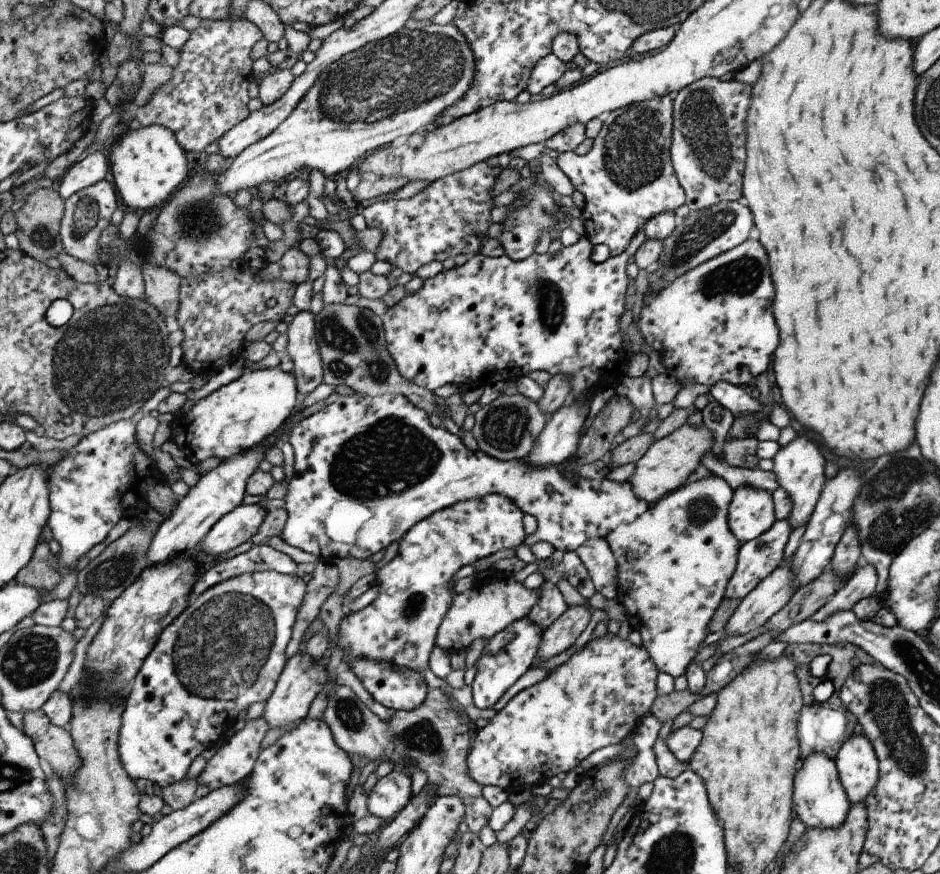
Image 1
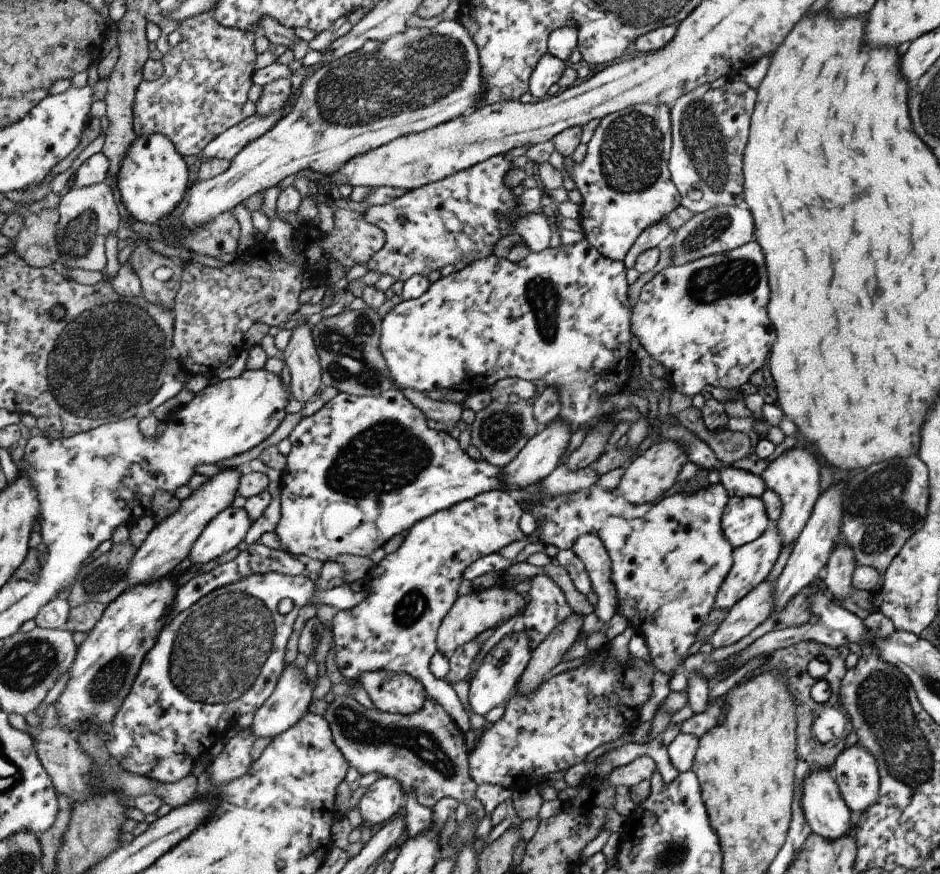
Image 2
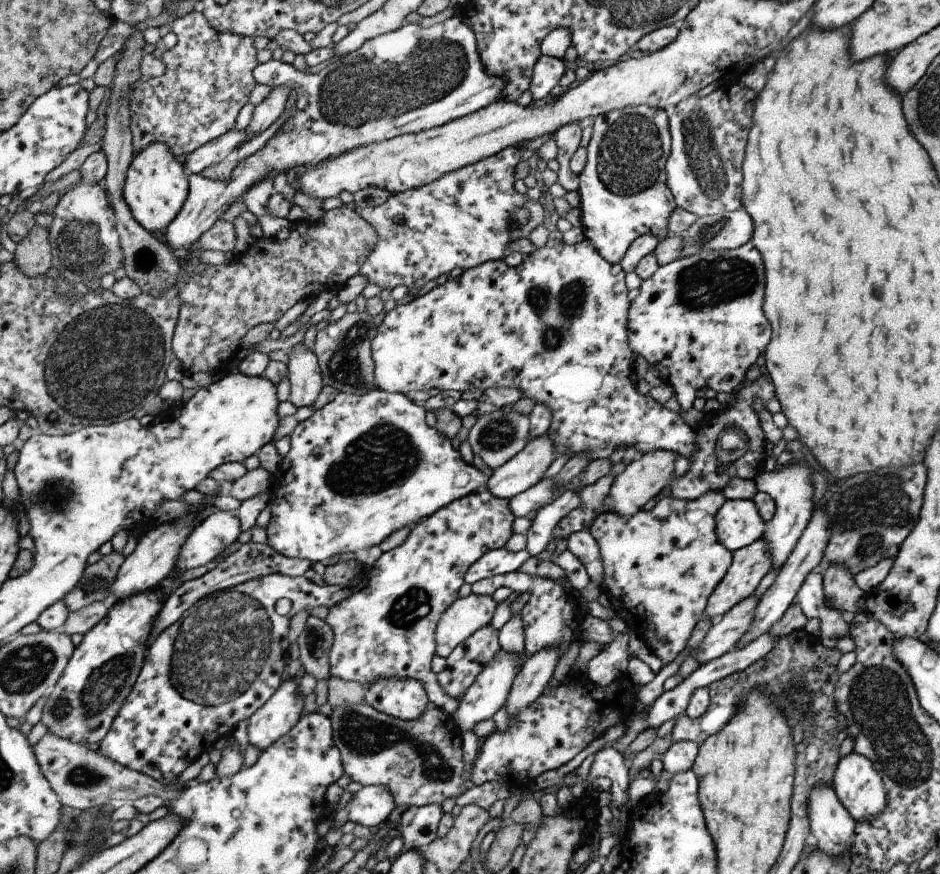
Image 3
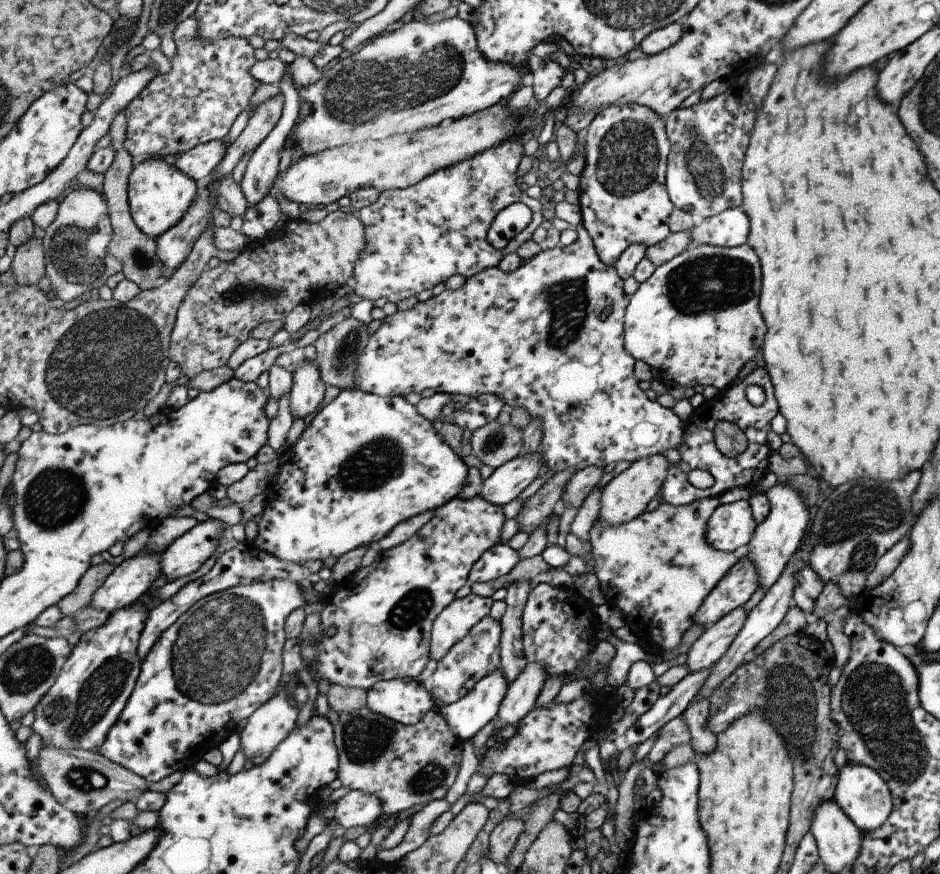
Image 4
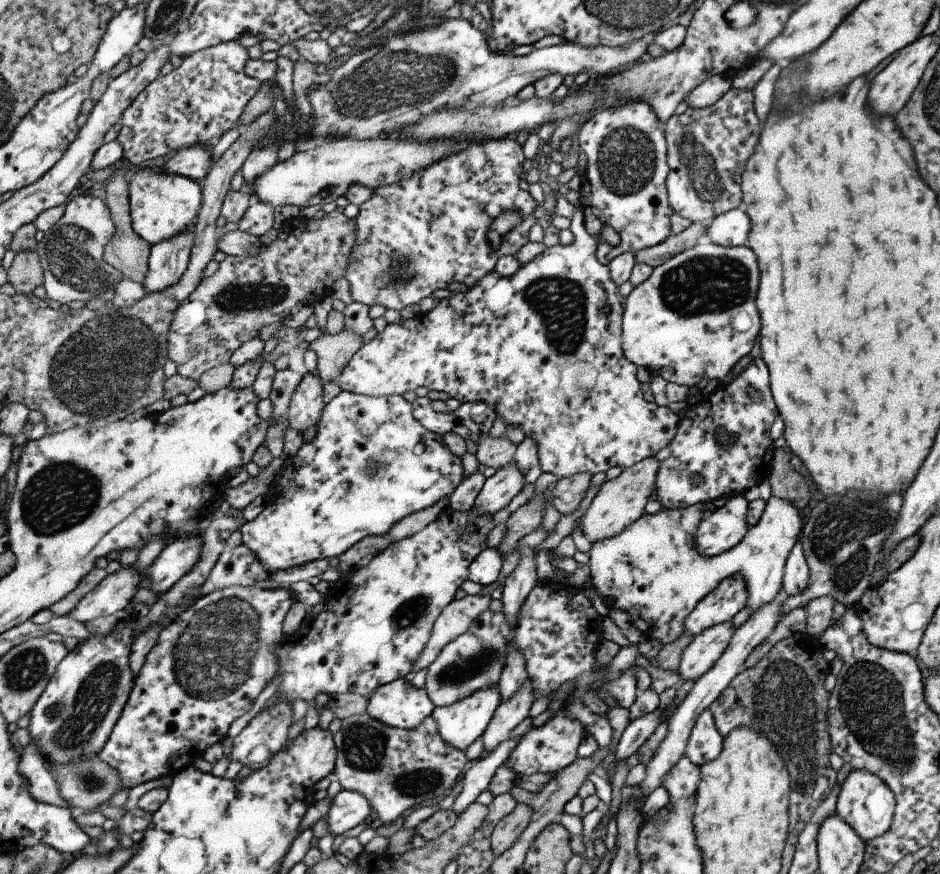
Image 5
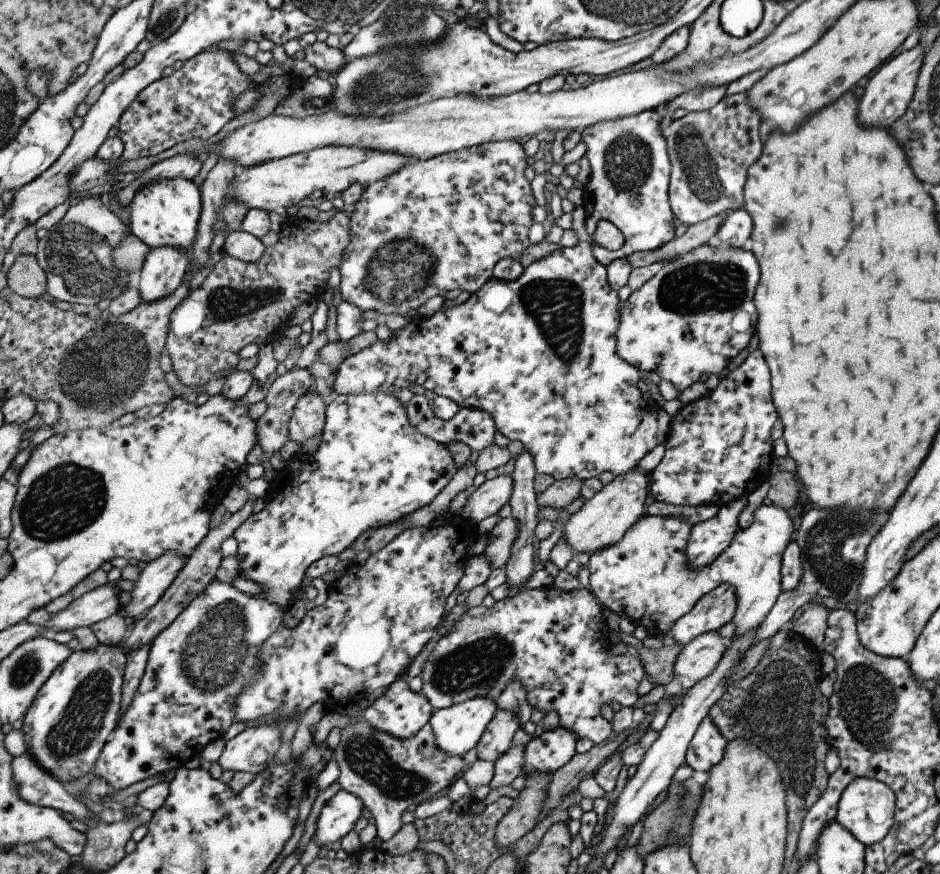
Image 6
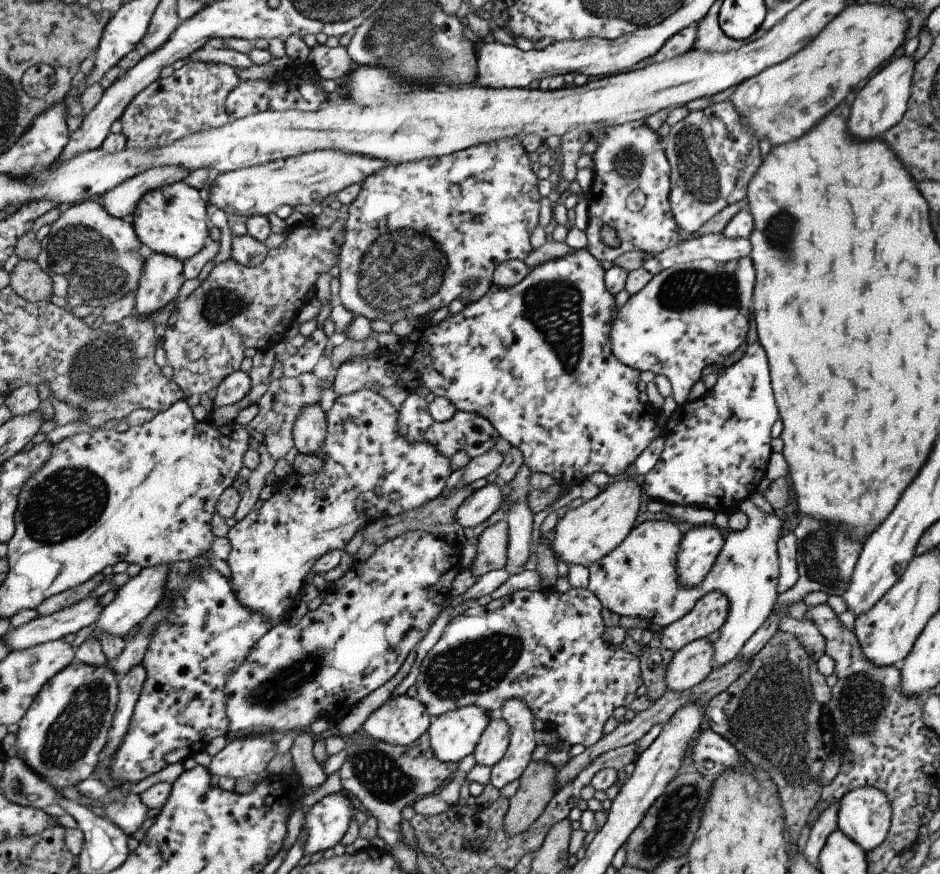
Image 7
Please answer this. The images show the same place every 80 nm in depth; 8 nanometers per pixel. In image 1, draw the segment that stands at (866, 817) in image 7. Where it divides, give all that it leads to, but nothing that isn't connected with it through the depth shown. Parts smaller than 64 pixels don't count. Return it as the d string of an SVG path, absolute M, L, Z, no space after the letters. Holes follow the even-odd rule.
M863 733L850 734L833 759L850 804L871 794L878 779L878 762L870 740Z

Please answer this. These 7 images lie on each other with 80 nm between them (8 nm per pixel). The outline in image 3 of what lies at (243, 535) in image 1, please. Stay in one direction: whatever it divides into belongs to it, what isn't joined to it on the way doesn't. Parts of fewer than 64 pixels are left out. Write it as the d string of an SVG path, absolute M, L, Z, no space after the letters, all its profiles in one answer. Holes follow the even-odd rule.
M215 510L201 521L181 549L177 568L181 571L205 566L234 549L241 534L241 520L231 511Z

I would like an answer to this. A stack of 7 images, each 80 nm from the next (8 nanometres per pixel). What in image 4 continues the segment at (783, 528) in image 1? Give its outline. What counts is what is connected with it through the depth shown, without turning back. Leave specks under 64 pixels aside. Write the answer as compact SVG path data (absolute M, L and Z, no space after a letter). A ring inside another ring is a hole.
M743 555L703 598L692 622L704 628L713 625L731 610L743 606L756 590L757 582L754 564Z

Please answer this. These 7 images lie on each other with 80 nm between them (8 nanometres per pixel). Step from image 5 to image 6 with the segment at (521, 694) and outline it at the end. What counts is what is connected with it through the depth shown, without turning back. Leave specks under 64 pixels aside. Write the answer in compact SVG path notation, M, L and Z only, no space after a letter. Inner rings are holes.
M498 709L479 739L478 759L495 762L509 748L509 742L518 725L518 716L511 711Z

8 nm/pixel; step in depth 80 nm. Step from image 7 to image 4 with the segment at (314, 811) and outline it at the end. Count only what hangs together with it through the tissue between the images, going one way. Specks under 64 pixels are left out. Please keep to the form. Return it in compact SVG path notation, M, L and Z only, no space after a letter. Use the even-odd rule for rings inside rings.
M351 789L337 801L334 819L337 826L345 829L364 826L372 830L381 815L383 815L383 808L377 796L363 789Z

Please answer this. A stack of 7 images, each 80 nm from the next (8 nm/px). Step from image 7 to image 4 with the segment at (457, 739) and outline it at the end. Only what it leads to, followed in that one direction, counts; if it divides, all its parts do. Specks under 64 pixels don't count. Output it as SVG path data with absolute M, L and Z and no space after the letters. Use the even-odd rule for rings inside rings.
M501 670L491 672L489 676L483 676L474 691L465 698L439 708L439 712L442 712L455 736L463 742L474 740L479 730L498 715L507 688Z

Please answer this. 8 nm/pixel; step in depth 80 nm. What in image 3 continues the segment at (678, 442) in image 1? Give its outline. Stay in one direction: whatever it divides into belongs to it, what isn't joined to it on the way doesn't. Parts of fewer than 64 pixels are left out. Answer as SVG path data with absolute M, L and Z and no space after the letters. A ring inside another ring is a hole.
M655 449L651 452L643 453L636 460L631 461L624 470L618 474L610 487L607 497L612 498L612 510L619 516L634 515L642 508L645 502L649 502L657 496L663 486L669 486L669 482L673 479L674 463L677 454L667 449Z

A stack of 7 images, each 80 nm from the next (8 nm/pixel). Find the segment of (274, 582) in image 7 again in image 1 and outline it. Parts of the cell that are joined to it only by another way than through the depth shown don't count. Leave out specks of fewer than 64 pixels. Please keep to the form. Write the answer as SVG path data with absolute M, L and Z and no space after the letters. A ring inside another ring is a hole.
M341 395L330 405L321 409L318 413L305 417L301 420L290 432L290 443L294 446L295 451L295 472L293 480L291 481L288 495L285 498L285 510L288 513L288 519L283 528L281 538L285 543L291 546L300 548L306 552L310 552L317 556L319 560L326 560L334 562L338 559L347 559L355 557L356 559L369 559L375 556L377 552L385 550L391 546L393 542L401 541L402 538L413 528L418 522L423 519L428 519L429 516L434 515L435 512L441 509L449 508L461 501L468 501L471 499L478 499L485 495L498 494L507 497L514 501L516 505L523 511L523 514L531 515L536 520L536 529L527 535L524 544L530 547L539 541L545 541L553 546L554 550L564 552L575 551L576 548L589 539L605 539L608 532L611 532L618 524L631 524L638 516L641 516L649 507L649 504L644 500L639 500L639 497L634 495L631 490L631 485L627 480L622 482L615 482L605 477L601 479L589 480L583 477L566 478L564 475L564 466L572 465L571 462L565 462L561 465L551 465L548 467L538 467L530 465L525 459L517 459L504 461L495 457L490 457L487 453L481 452L479 449L469 450L463 440L460 439L460 434L452 434L445 427L435 427L429 420L429 413L418 405L412 403L406 396L403 395L358 395L349 396Z

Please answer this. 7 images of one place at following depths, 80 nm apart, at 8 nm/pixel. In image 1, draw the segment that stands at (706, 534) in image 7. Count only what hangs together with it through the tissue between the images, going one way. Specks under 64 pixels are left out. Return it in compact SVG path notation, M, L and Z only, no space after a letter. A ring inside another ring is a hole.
M751 487L735 490L726 517L732 536L739 544L762 535L776 521L771 495Z

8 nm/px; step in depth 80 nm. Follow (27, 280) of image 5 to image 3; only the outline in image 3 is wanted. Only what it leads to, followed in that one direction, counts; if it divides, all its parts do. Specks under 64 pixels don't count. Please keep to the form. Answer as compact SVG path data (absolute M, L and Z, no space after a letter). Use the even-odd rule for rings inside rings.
M35 225L21 242L16 243L15 261L30 277L45 275L53 267L52 248L50 227Z

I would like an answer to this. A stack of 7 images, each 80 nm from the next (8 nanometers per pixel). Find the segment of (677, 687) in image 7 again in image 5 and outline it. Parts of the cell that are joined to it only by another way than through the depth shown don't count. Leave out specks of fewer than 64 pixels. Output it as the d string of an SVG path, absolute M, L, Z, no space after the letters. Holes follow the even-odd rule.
M727 620L695 635L679 656L679 663L675 670L679 678L683 682L687 680L694 682L699 679L715 664L719 656L723 655L733 634L733 626Z

